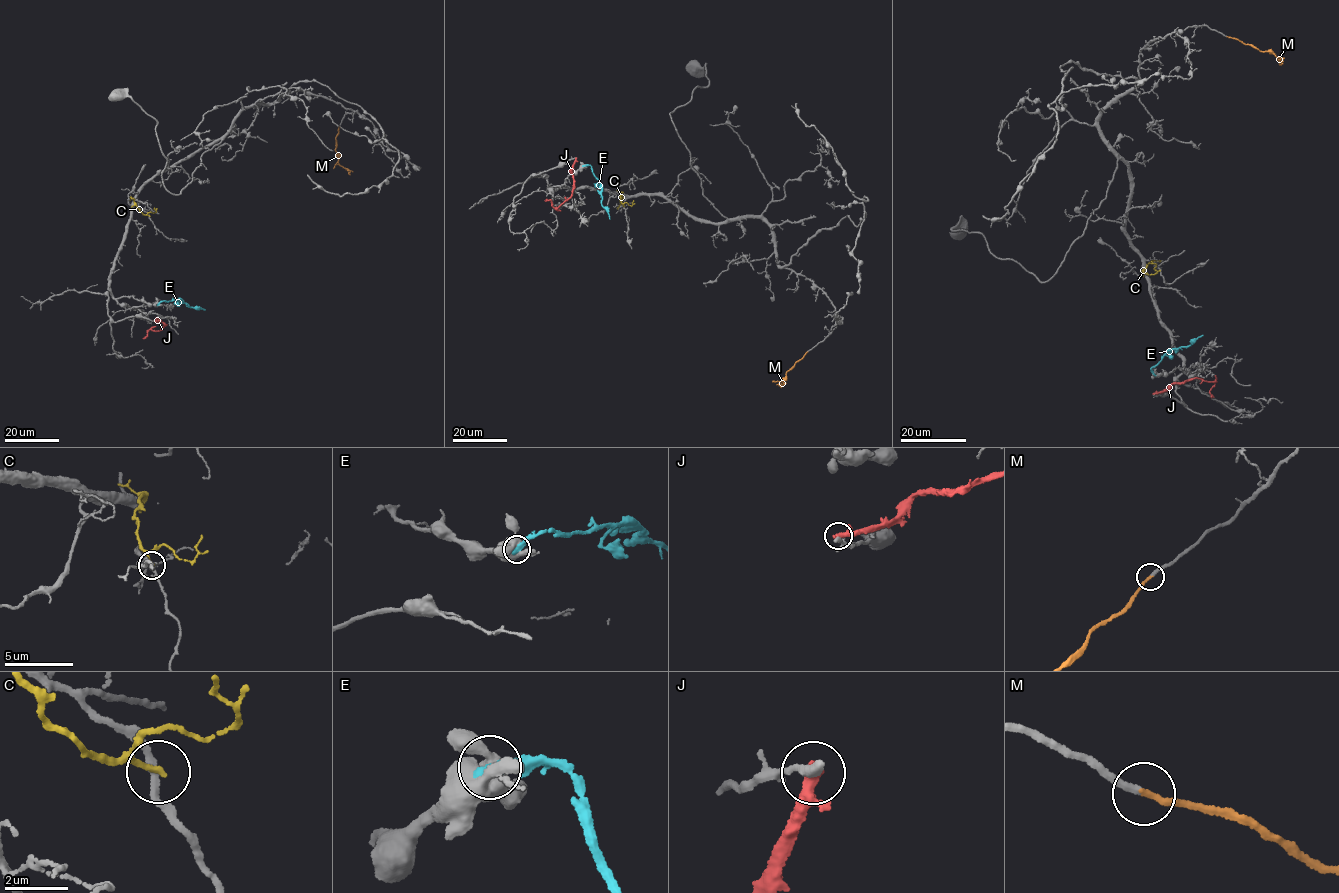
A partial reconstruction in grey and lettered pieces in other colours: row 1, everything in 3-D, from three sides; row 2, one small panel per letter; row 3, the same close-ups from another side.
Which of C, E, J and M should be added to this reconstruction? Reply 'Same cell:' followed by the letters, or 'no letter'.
Same cell: M

